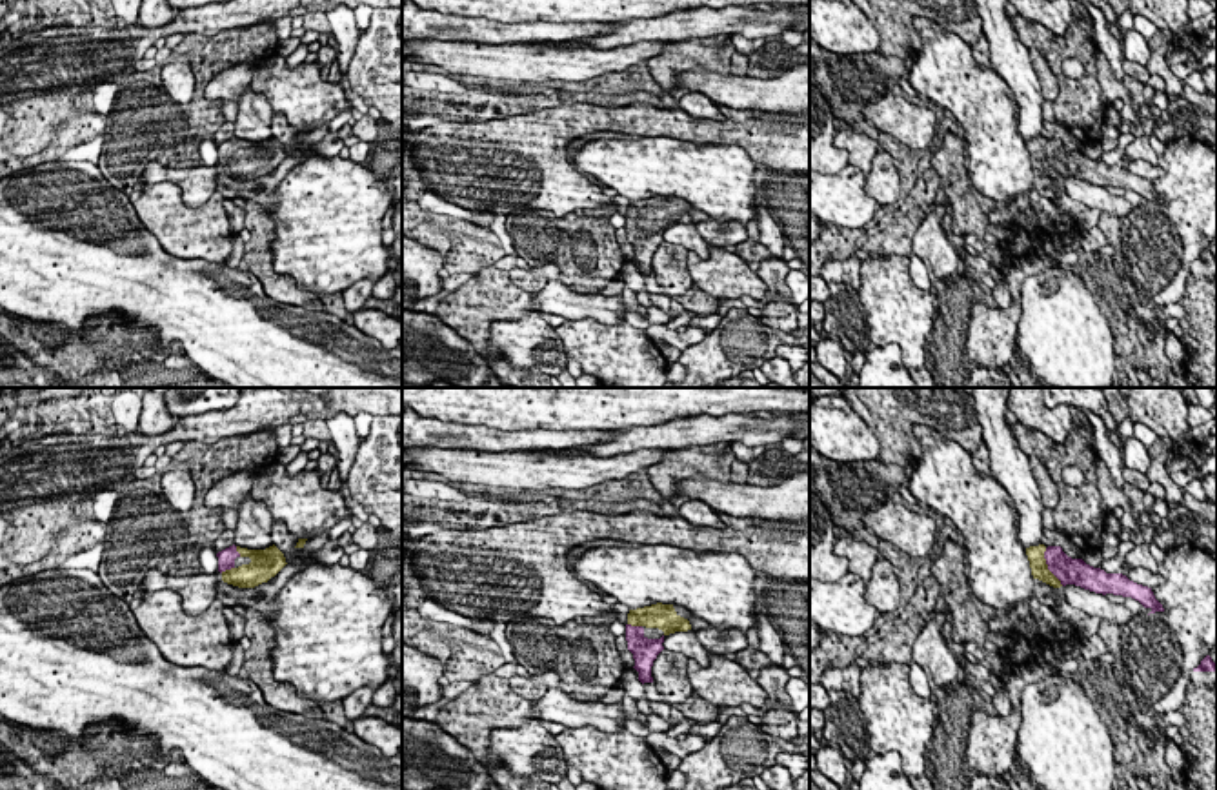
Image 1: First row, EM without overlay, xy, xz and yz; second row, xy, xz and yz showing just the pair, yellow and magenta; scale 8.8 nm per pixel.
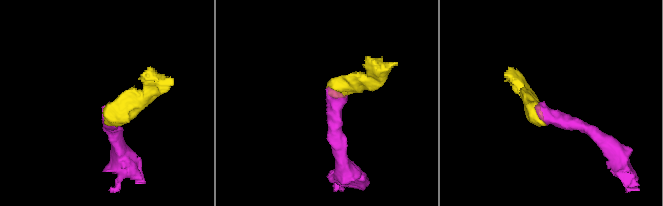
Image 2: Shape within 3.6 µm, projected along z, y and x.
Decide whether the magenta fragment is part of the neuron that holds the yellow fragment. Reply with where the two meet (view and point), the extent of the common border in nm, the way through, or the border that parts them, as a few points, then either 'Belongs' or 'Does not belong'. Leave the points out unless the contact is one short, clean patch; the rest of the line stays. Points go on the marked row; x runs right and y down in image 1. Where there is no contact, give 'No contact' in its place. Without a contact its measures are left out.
Touches yellow at yz (1046, 567). Shared border 380 nm. Path across: yz (1035, 554), (1046, 567), (1068, 570). Belongs

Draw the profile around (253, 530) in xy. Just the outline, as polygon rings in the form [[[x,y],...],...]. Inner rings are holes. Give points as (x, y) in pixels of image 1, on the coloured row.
[[[247,493],[238,508],[238,522],[233,544],[247,550],[266,550],[273,546],[271,526],[273,515],[262,501]]]

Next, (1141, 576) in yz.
[[[1132,568],[1128,579],[1148,588],[1162,586],[1166,582],[1159,572],[1150,572],[1148,568]]]

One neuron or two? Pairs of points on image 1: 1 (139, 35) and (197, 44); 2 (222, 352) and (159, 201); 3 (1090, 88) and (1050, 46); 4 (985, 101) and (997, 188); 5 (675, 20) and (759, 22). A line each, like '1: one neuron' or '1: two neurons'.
1: two neurons
2: two neurons
3: one neuron
4: one neuron
5: one neuron

